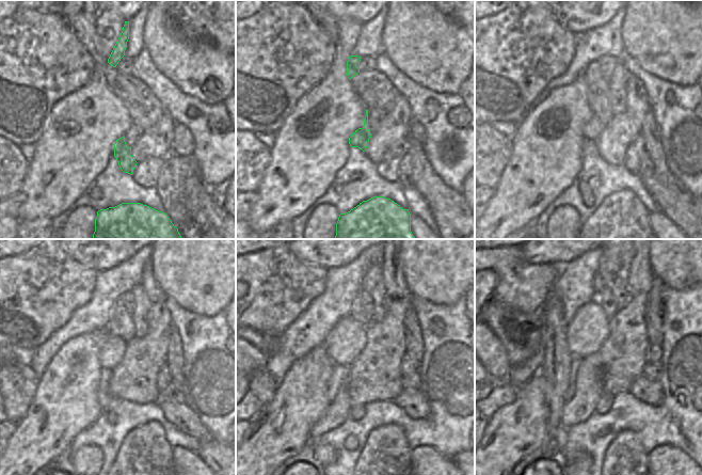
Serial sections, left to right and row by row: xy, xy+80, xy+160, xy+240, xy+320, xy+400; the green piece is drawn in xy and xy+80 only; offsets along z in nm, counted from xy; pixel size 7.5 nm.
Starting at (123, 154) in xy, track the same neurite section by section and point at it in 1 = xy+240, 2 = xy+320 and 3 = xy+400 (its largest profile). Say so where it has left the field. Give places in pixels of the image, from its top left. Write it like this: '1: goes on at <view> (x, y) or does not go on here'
1: goes on at xy+240 (120, 329)
2: goes on at xy+320 (347, 338)
3: goes on at xy+400 (587, 331)

